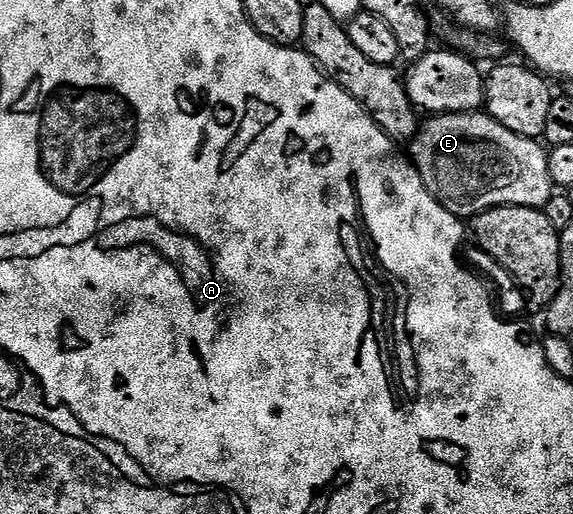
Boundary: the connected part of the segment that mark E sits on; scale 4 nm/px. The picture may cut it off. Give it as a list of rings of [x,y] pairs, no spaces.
[[[487,112],[437,114],[429,117],[417,130],[410,149],[410,161],[422,176],[428,191],[457,216],[475,216],[496,206],[543,208],[554,193],[552,172],[548,163],[549,151],[535,138],[523,138],[520,134],[510,132],[510,128],[503,126]]]

